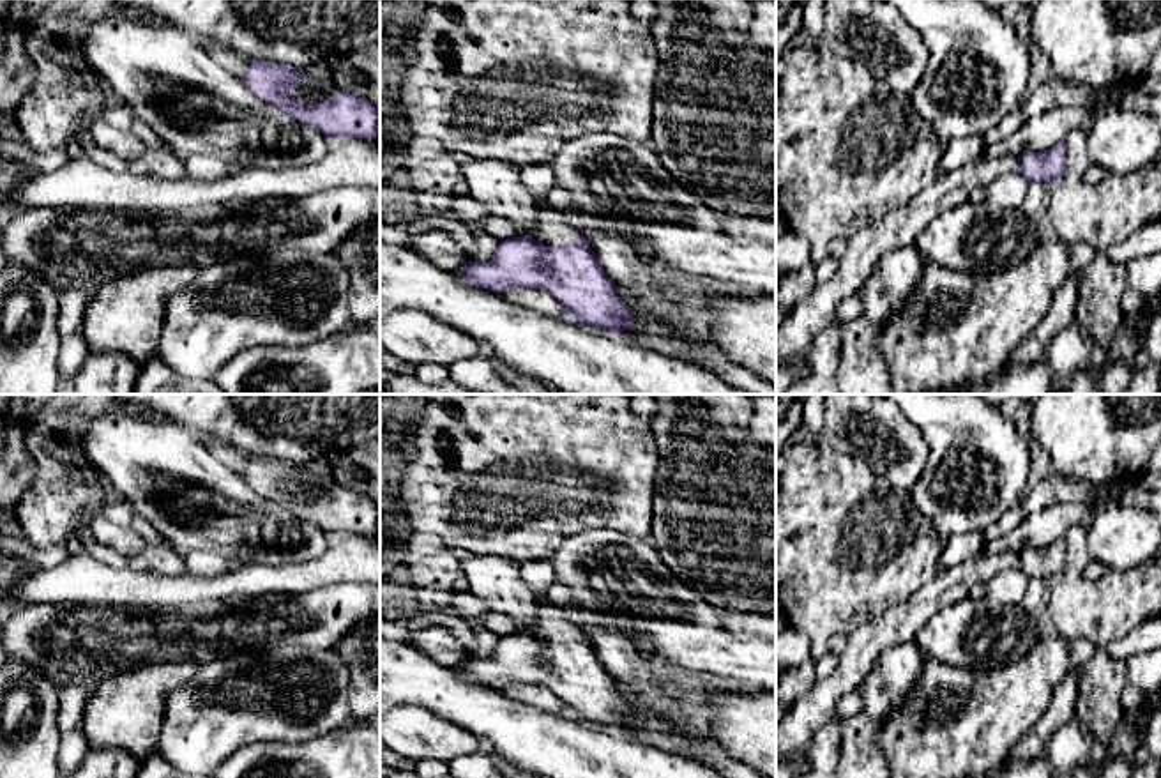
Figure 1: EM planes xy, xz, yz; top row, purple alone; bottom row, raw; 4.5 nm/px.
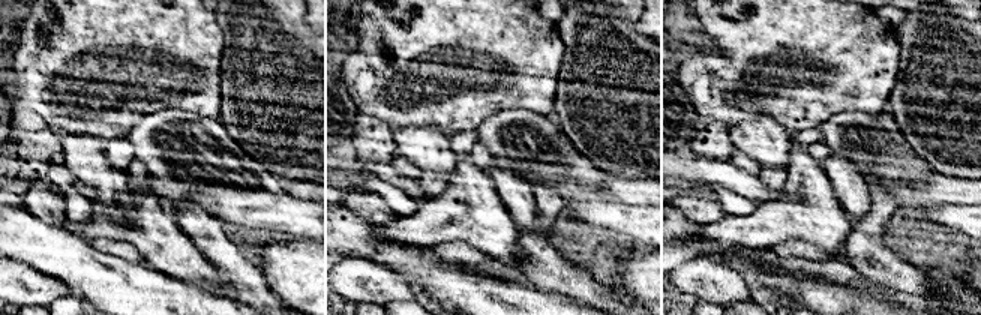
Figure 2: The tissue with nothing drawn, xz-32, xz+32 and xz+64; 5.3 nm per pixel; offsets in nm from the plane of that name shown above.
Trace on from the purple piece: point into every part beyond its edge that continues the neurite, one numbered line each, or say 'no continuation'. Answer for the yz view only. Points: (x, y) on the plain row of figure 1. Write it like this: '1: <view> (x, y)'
1: yz (806, 716)

